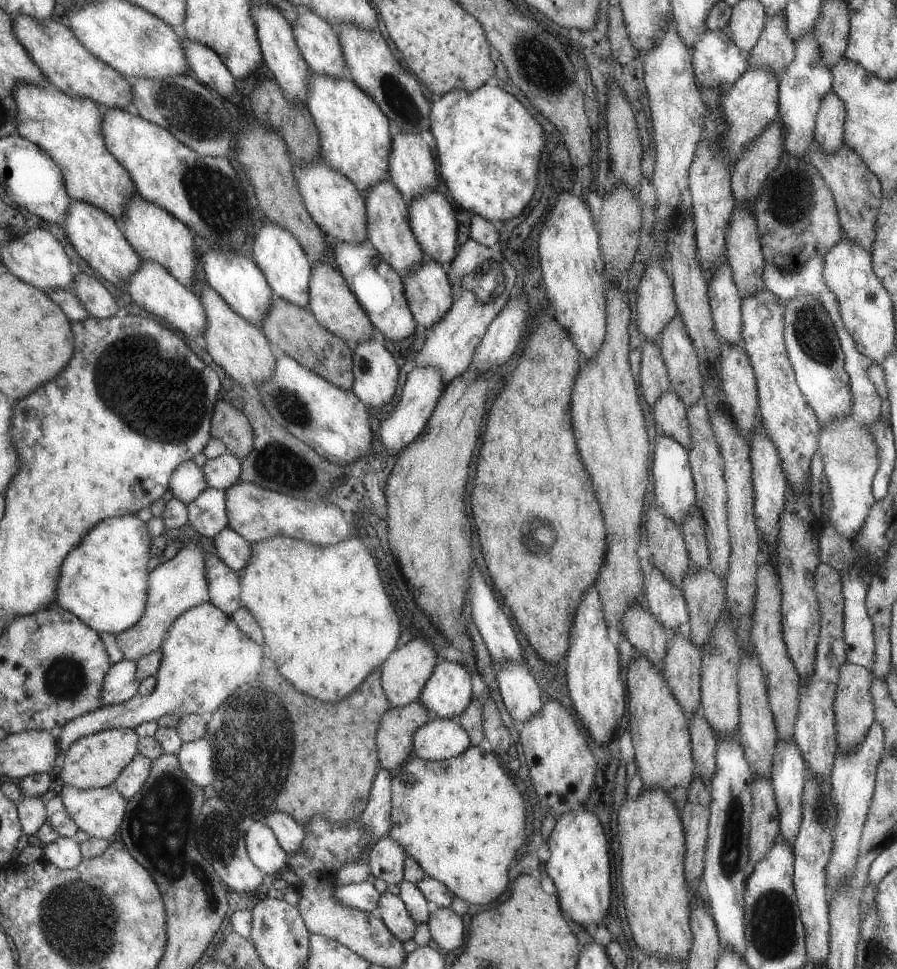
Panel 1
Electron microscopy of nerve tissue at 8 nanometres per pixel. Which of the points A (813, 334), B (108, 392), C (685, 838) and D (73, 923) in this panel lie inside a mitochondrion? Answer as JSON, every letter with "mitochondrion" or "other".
{"A":"mitochondrion","B":"mitochondrion","C":"other","D":"mitochondrion"}

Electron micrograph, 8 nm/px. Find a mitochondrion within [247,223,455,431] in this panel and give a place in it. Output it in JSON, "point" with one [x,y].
{"point":[288,405]}

